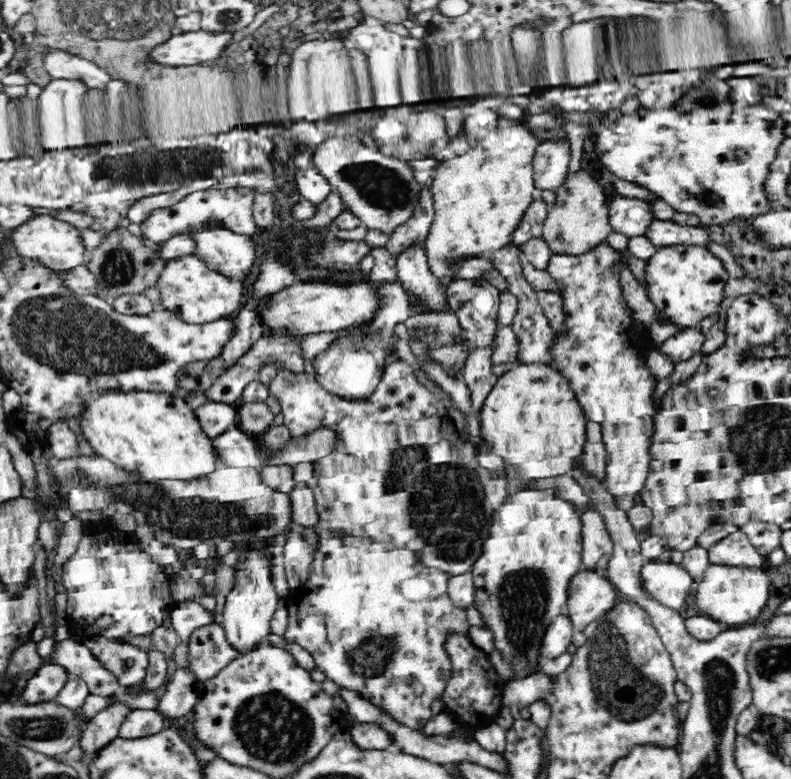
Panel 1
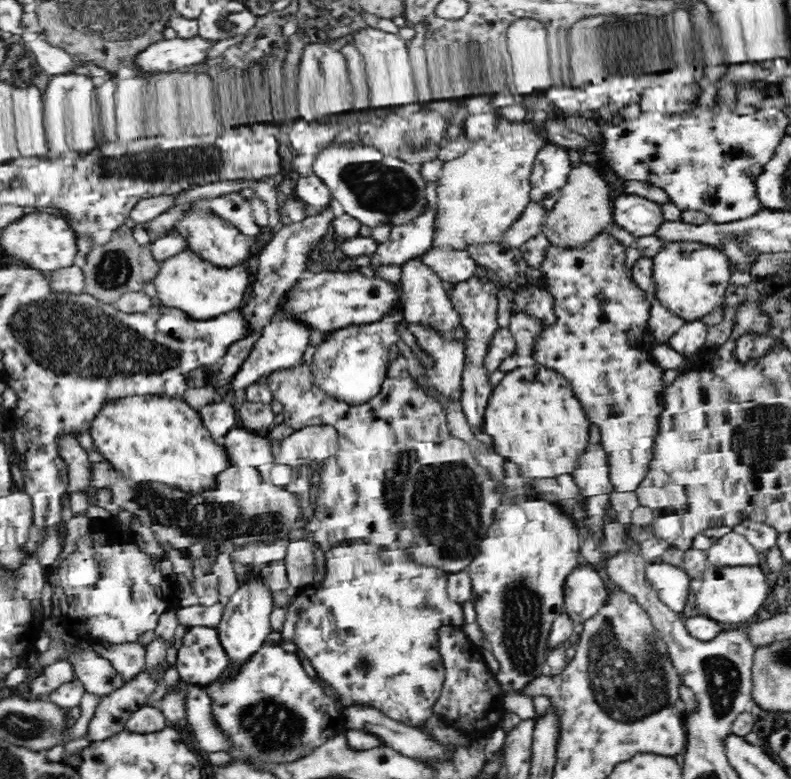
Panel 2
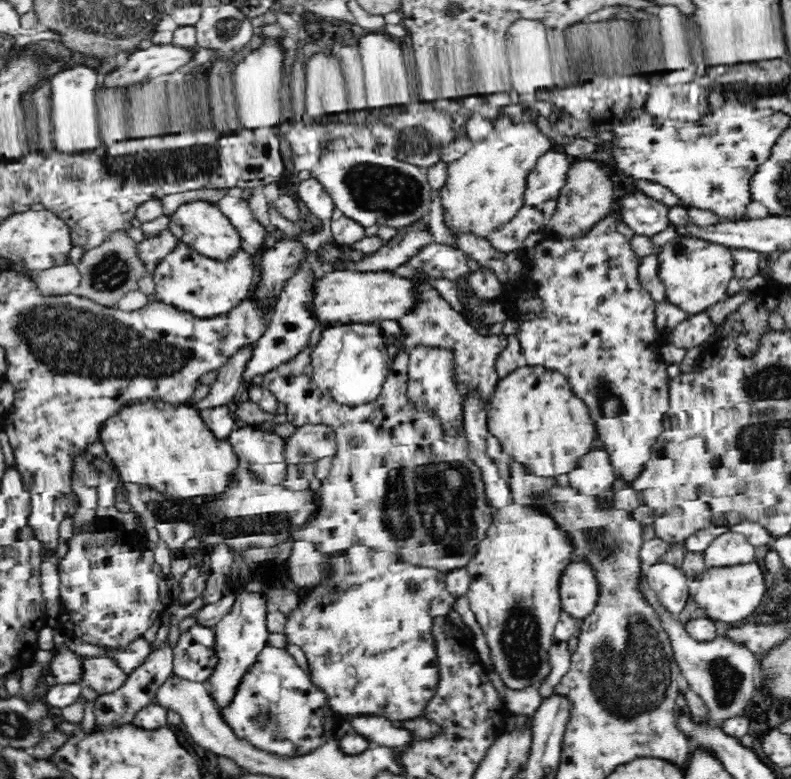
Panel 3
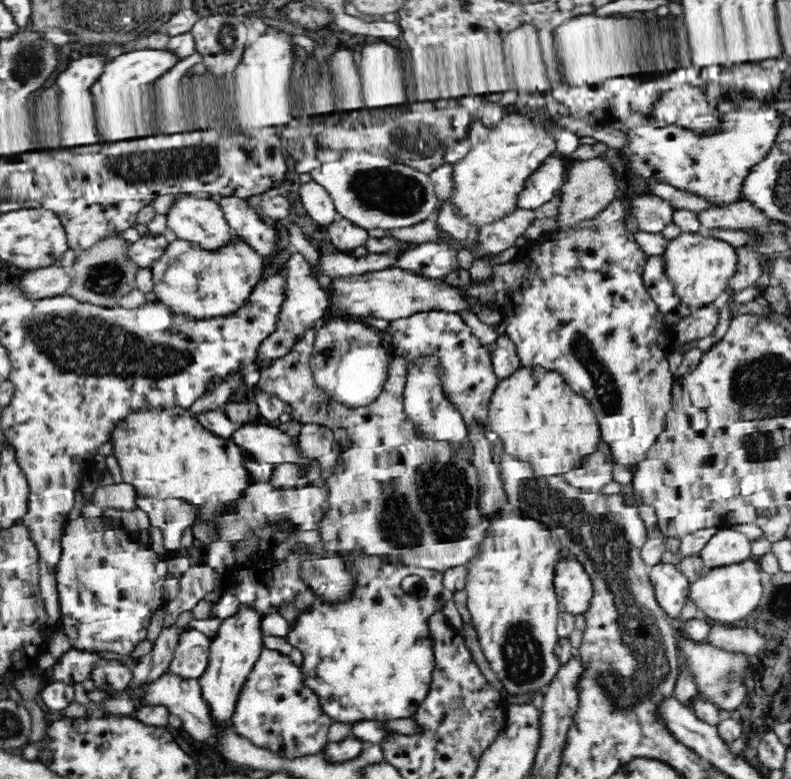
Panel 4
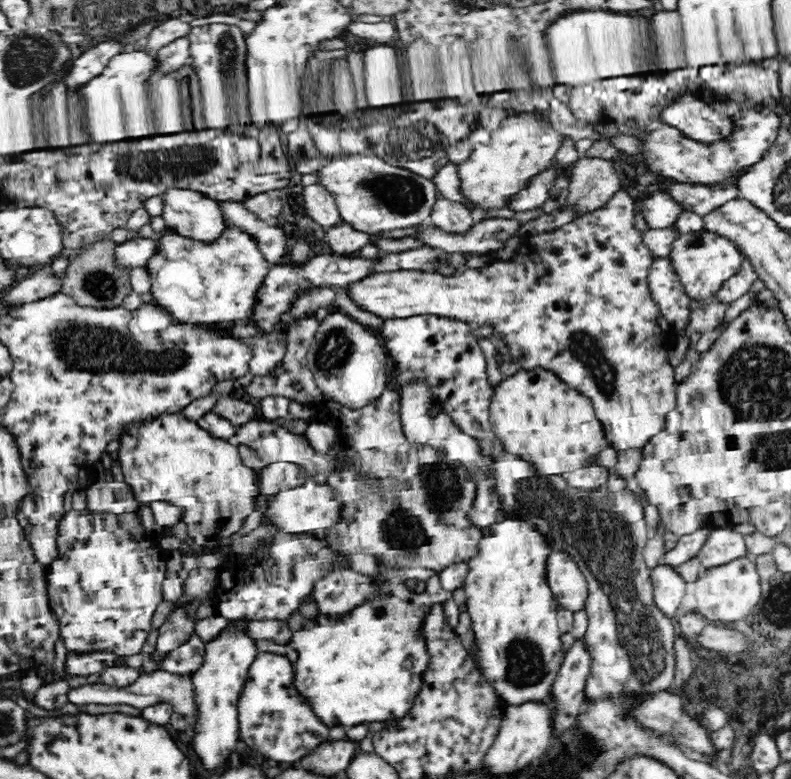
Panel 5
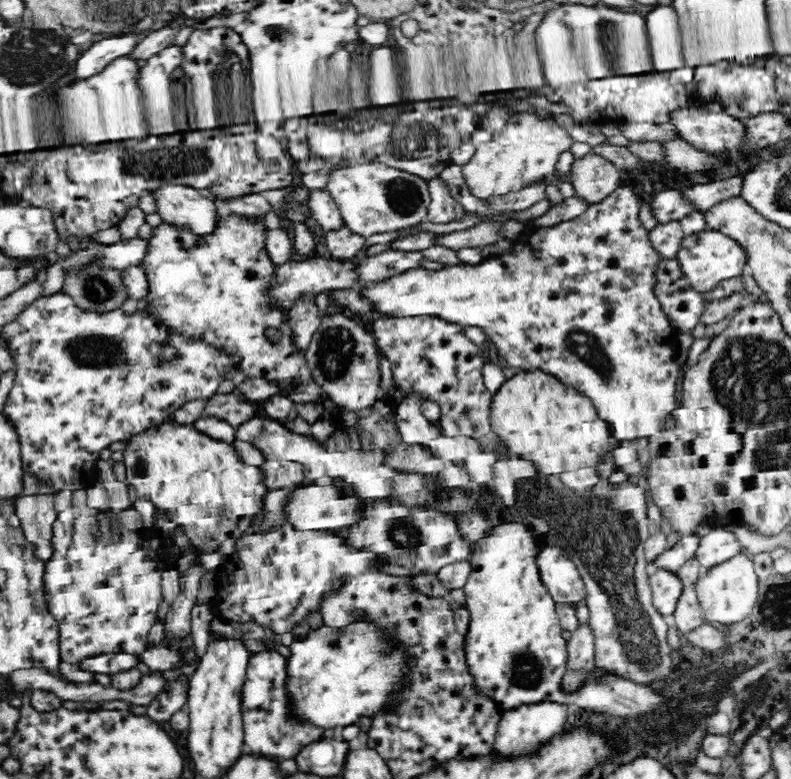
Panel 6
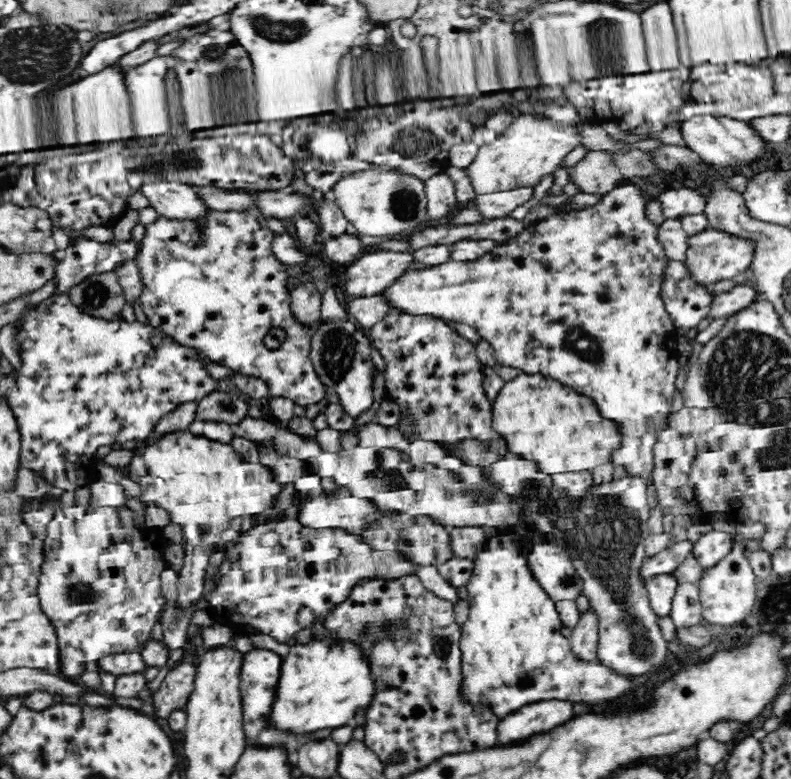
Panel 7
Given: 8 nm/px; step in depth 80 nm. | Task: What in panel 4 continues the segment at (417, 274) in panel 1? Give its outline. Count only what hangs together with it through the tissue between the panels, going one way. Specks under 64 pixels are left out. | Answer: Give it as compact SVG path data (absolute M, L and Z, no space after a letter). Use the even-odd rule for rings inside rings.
M443 309L418 312L404 319L394 320L389 323L387 331L392 337L393 354L404 355L408 359L407 364L420 355L440 355L445 381L444 391L450 395L450 399L462 413L467 428L472 421L480 421L488 427L488 407L500 382L492 368L492 352L496 350L496 341L492 342L491 347L480 344L459 313Z

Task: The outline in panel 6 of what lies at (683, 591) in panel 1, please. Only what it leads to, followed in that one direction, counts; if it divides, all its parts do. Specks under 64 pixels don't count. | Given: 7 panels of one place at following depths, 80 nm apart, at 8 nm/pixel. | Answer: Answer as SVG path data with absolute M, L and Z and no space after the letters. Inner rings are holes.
M656 568L649 575L653 605L664 616L673 614L684 584L675 572Z

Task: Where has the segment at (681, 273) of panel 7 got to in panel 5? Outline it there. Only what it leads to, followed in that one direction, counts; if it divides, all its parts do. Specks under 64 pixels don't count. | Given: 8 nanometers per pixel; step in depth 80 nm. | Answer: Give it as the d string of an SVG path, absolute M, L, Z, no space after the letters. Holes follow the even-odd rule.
M654 257L649 270L648 286L662 317L671 324L673 331L680 330L692 314L692 300L681 291L680 281L674 275L668 258Z

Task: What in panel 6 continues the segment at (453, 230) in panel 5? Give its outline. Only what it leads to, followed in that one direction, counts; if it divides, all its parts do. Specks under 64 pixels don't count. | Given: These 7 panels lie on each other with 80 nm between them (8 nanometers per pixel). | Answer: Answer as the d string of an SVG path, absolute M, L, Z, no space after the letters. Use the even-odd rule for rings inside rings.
M439 178L428 180L432 202L428 206L428 220L434 224L452 224L466 216L466 209L450 196Z

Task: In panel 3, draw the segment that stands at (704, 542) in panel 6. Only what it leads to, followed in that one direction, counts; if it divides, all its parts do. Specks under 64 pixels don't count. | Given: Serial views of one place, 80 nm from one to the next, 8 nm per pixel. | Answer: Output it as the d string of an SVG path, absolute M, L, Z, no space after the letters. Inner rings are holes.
M728 531L712 540L703 552L706 568L736 566L757 561L756 547L740 533Z

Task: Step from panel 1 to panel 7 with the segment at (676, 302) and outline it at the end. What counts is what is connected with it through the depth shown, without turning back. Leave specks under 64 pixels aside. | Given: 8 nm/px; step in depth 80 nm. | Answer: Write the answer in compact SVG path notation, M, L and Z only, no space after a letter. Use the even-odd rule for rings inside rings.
M708 227L694 236L689 236L684 265L694 283L708 288L722 280L731 280L734 276L744 274L750 267L752 256L754 256L754 249L750 242Z

